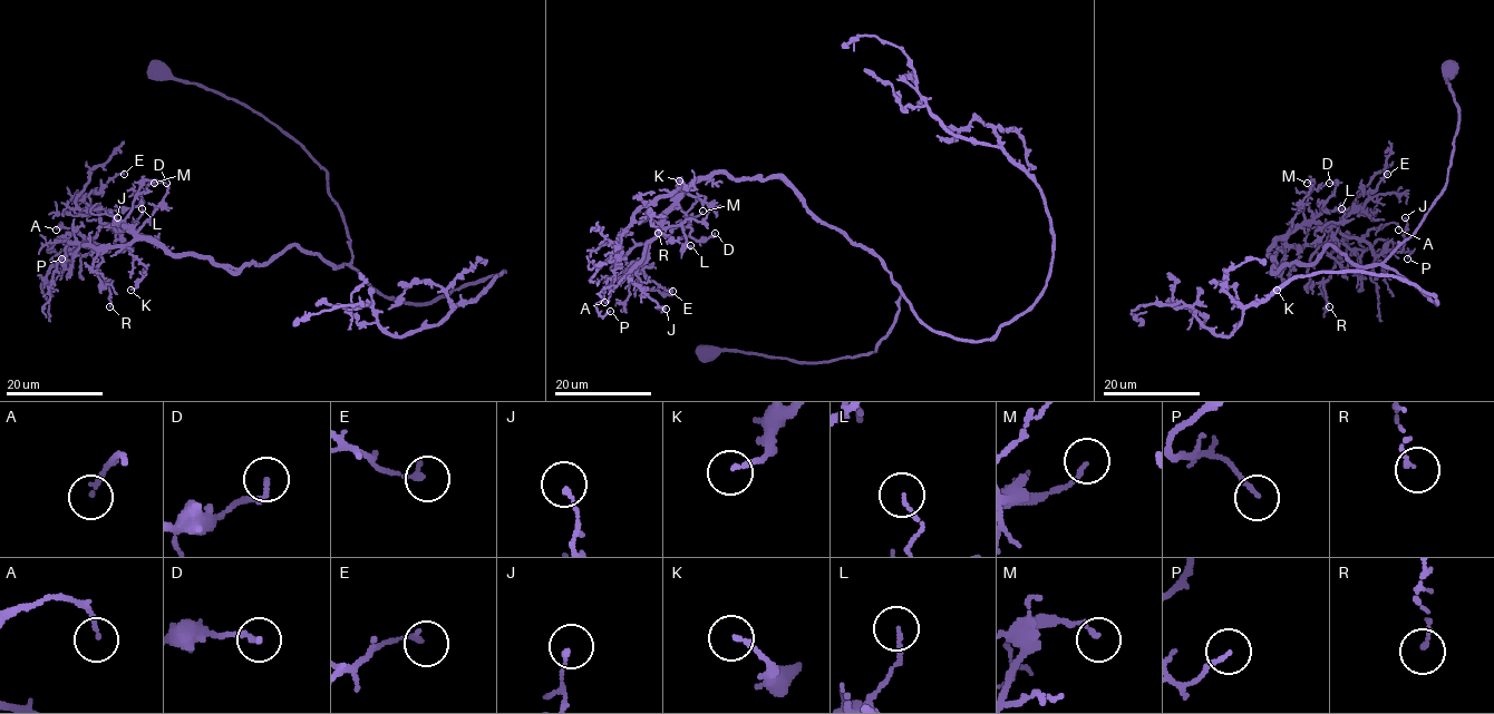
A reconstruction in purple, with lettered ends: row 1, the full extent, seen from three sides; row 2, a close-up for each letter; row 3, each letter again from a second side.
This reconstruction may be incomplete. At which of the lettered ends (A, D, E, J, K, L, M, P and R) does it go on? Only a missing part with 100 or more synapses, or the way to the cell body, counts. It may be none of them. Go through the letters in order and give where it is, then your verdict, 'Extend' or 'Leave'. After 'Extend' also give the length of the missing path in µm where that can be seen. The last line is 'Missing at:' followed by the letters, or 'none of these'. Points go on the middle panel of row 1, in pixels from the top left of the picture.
A: Place: (604, 302). Leave
D: Place: (715, 233). Leave
E: Place: (672, 291). Leave
J: Place: (666, 309). Leave
K: Place: (679, 181). Leave
L: Place: (690, 245). Leave
M: Place: (702, 211). Leave
P: Place: (610, 311). Leave
R: Place: (658, 233). Leave
Missing at: none of these

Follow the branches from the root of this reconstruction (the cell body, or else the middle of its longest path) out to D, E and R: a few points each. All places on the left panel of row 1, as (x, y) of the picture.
D: (161, 71), (291, 135), (327, 172), (352, 261), (294, 245), (240, 267), (167, 253), (110, 213), (166, 183)
E: (161, 71), (291, 135), (327, 172), (352, 261), (294, 245), (240, 267), (167, 253), (87, 205), (124, 174)
R: (161, 71), (291, 135), (327, 172), (352, 261), (292, 245), (231, 267), (145, 240), (85, 246), (109, 306)

